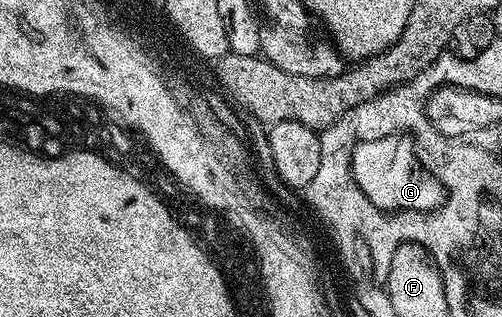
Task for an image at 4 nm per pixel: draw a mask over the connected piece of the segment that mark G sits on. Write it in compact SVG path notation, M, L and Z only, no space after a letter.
M396 127L394 135L382 134L382 138L355 148L351 154L354 190L362 196L366 210L372 208L380 217L404 214L404 220L432 220L450 206L450 188L440 184L440 174L414 156L410 138L408 128Z

